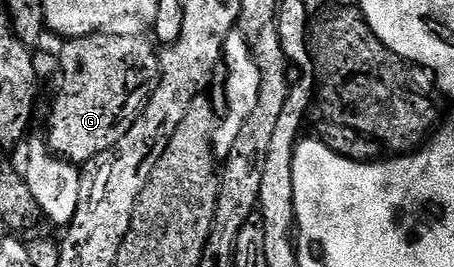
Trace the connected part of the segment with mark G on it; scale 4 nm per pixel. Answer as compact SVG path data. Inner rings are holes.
M134 34L80 35L66 40L59 51L59 67L63 70L63 80L59 83L59 92L55 95L55 104L51 107L51 116L47 119L47 136L45 142L52 155L67 160L68 163L82 165L93 157L113 149L121 137L133 124L143 110L161 70L161 59L146 43L146 38Z

